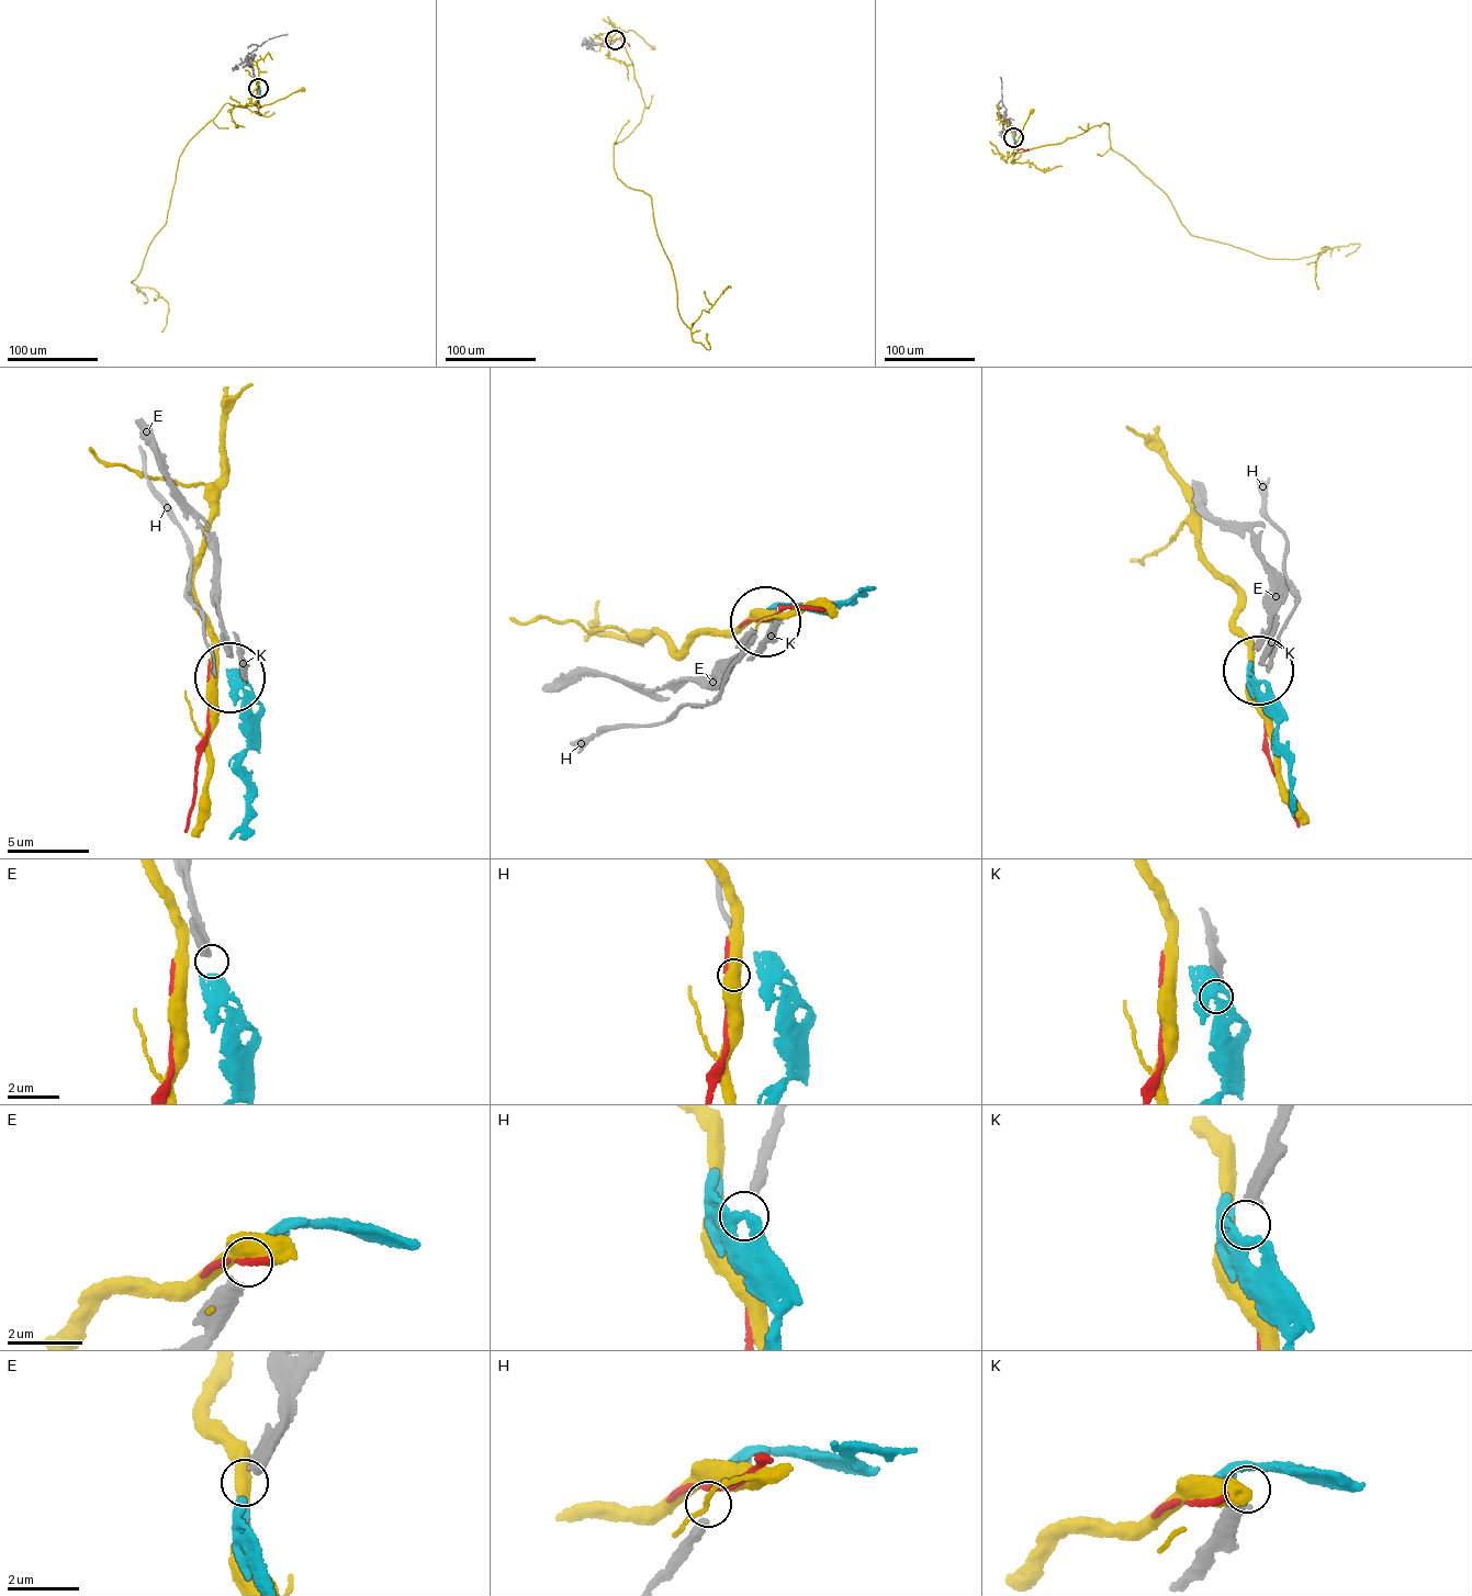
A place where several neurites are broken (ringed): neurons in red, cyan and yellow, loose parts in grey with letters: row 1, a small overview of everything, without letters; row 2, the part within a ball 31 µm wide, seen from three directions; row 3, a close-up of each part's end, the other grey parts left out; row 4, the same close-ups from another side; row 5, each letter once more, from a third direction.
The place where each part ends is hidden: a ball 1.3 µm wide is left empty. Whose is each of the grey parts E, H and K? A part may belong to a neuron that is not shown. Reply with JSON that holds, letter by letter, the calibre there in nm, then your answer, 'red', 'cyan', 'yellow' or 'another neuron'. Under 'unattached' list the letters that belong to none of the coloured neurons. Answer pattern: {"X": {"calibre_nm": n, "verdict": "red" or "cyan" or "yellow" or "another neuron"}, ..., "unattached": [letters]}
{"E": {"calibre_nm": 400, "verdict": "cyan"}, "H": {"calibre_nm": 240, "verdict": "another neuron"}, "K": {"calibre_nm": 360, "verdict": "another neuron"}, "unattached": ["H", "K"]}

